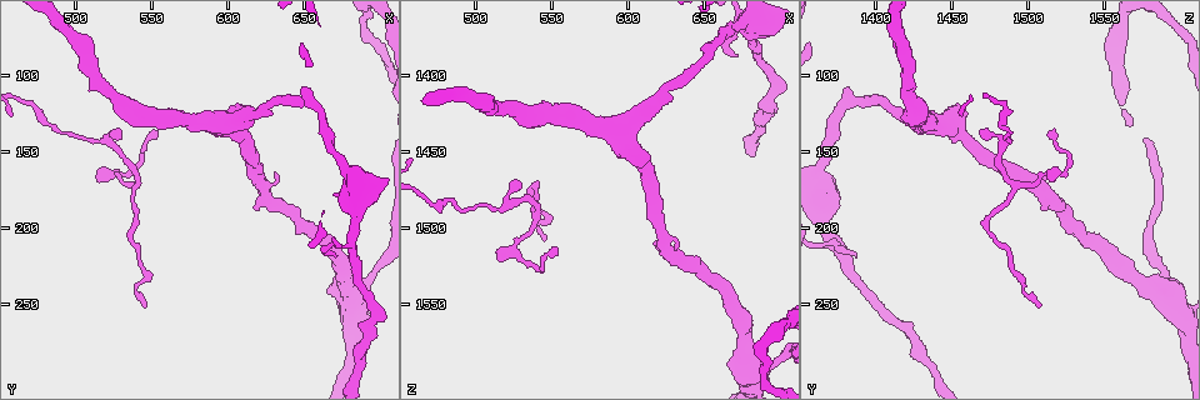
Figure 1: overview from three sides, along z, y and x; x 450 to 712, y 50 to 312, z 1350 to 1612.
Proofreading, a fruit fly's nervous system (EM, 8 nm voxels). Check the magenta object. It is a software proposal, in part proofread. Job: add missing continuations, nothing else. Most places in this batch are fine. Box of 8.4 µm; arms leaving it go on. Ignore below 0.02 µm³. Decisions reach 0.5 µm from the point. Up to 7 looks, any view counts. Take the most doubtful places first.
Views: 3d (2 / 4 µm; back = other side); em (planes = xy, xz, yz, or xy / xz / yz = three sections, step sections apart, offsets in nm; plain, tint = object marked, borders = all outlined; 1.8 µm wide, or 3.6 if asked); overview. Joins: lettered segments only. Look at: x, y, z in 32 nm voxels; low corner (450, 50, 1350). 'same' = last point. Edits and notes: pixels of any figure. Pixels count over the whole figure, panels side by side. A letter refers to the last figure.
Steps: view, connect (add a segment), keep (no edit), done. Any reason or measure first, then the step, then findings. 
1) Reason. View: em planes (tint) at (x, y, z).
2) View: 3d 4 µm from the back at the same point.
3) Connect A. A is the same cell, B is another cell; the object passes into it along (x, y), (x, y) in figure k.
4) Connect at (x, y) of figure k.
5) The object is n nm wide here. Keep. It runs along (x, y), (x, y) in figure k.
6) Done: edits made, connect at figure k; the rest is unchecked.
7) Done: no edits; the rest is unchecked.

Thin end. View: 3d 2 µm at (546, 252, 1506).

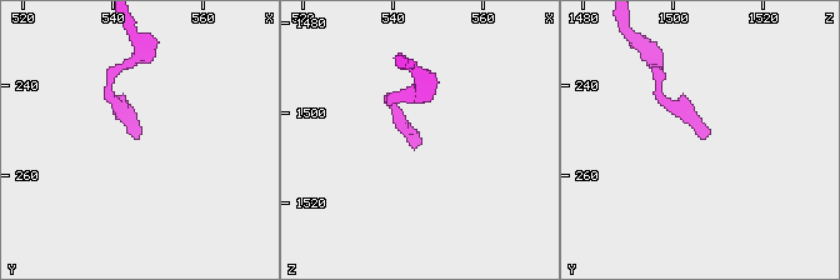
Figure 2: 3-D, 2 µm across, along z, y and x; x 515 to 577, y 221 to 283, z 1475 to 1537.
Shape alone is not enough. View: em planes (borders) at (545, 251, 1507).

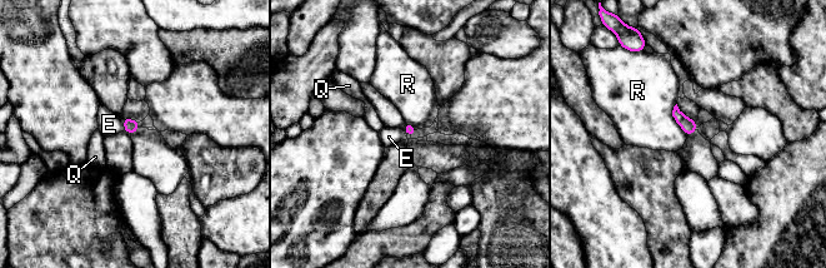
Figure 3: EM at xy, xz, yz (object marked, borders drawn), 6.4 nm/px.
The object is 70 nm wide here. Keep. E, Q and R are other cells; a border runs along (675, 104), (672, 118), (687, 135) in figure 3; none of them fits.

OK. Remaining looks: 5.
Abrupt turn. View: 3d 4 µm at (680, 206, 1370).

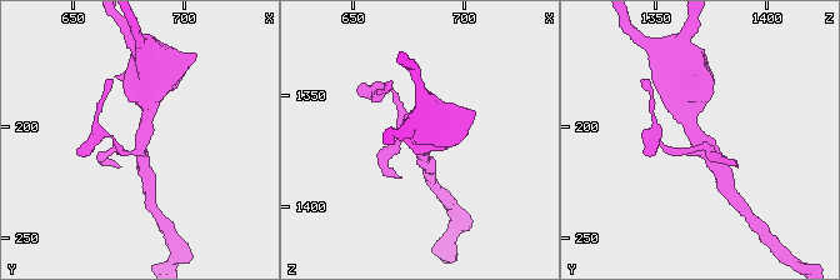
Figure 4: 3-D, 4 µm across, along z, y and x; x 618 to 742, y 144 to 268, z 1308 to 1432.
View: em planes (tint) at (681, 206, 1369).

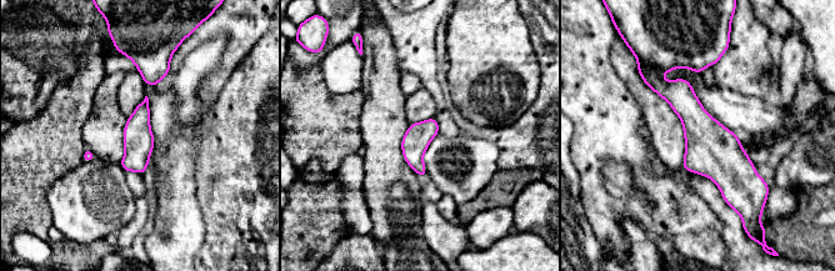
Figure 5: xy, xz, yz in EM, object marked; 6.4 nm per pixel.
View: em planes (borders) at the same point.

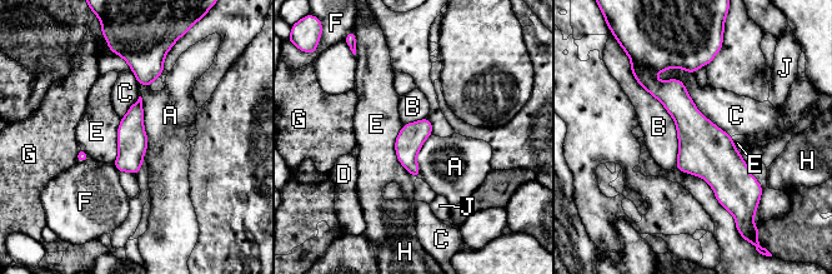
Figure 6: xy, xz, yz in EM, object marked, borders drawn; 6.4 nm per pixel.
Keep. A, B, C, D, E, F, G, H and J are other cells; a border runs along (141, 98), (148, 142), (144, 155) in figure 6; none of them fits.

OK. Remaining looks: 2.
Done: no edits; the rest is unchecked.

